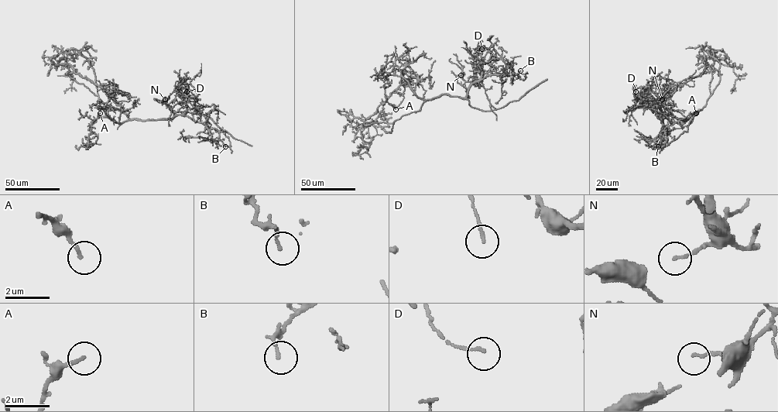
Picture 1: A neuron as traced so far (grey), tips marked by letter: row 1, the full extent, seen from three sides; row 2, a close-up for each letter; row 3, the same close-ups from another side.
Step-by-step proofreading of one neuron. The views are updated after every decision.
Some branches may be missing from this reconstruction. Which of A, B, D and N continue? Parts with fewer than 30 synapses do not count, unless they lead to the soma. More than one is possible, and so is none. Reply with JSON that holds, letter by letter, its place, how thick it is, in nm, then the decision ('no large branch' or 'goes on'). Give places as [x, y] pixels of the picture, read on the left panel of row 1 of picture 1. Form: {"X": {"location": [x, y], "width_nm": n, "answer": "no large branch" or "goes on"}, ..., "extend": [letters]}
{"A": {"location": [100, 113], "width_nm": 150, "answer": "no large branch"}, "B": {"location": [225, 146], "width_nm": 100, "answer": "no large branch"}, "D": {"location": [186, 91], "width_nm": 110, "answer": "no large branch"}, "N": {"location": [165, 99], "width_nm": 110, "answer": "no large branch"}, "extend": []}

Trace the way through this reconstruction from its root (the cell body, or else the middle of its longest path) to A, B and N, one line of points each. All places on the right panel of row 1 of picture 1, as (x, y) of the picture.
A: (695, 113), (682, 123), (663, 117), (664, 130), (668, 132), (687, 125), (696, 113)
B: (695, 113), (684, 120), (670, 115), (666, 116), (663, 120), (661, 141), (658, 146)
N: (695, 113), (684, 120), (674, 117), (659, 101), (662, 99)

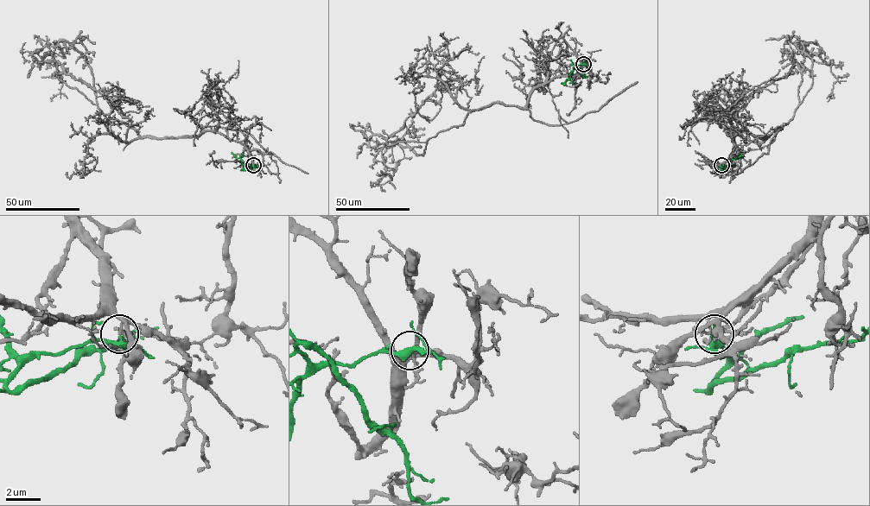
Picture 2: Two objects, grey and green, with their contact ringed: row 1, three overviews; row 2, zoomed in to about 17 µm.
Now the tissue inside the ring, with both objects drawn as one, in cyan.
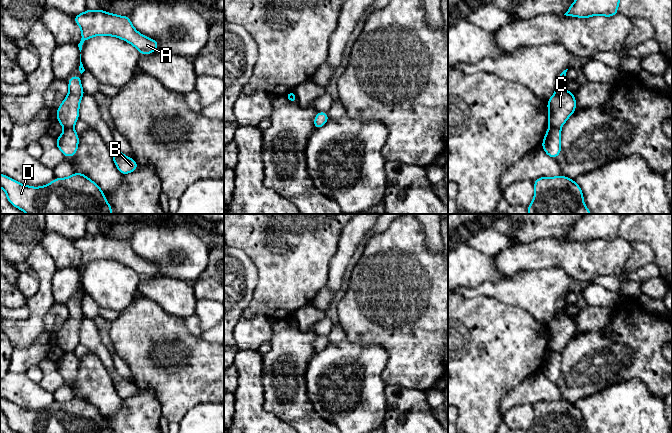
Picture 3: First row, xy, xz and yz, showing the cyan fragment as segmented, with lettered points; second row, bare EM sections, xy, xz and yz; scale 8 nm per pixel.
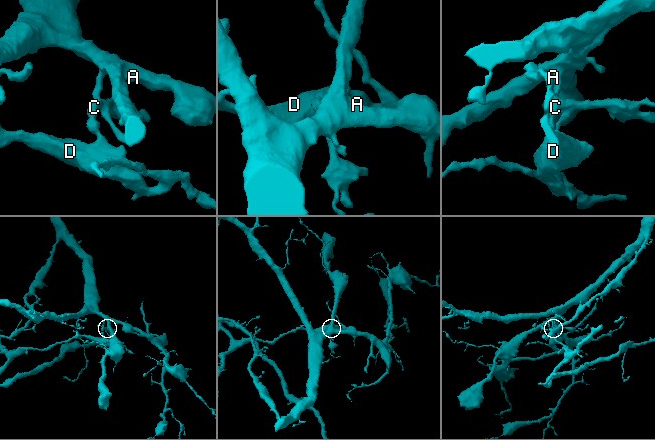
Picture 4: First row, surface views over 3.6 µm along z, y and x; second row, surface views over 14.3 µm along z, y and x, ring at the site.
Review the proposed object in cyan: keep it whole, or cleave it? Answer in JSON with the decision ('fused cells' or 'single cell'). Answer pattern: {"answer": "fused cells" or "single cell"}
{"answer": "fused cells"}

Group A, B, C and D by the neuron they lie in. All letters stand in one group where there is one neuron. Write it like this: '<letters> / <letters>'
A B C / D

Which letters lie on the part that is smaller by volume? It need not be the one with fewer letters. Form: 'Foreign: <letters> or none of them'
Foreign: D

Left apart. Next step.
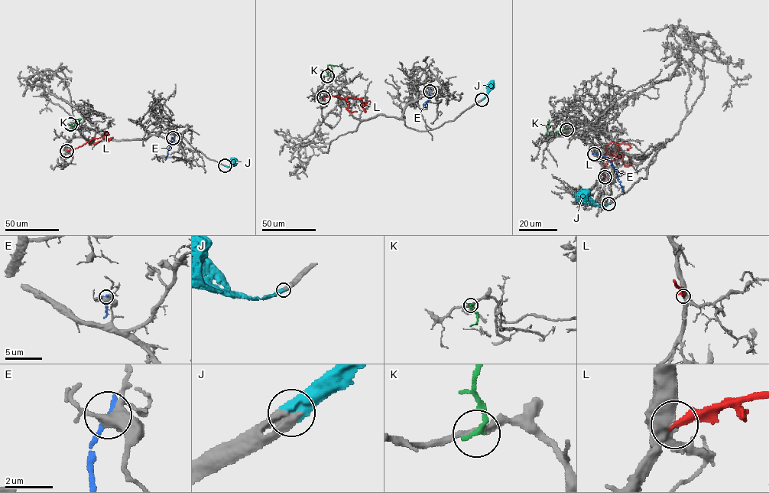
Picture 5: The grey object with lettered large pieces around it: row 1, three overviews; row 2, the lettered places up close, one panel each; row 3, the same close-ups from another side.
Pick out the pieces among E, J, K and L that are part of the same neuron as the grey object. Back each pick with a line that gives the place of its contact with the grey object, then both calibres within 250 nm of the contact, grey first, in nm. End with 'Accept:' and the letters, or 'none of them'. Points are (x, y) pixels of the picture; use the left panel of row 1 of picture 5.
J: (225, 165) | 500/500 nm
Accept: J

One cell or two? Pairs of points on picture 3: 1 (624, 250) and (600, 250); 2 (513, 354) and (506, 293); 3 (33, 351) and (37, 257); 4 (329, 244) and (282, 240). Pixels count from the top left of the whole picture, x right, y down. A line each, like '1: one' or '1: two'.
1: one
2: two
3: two
4: one

